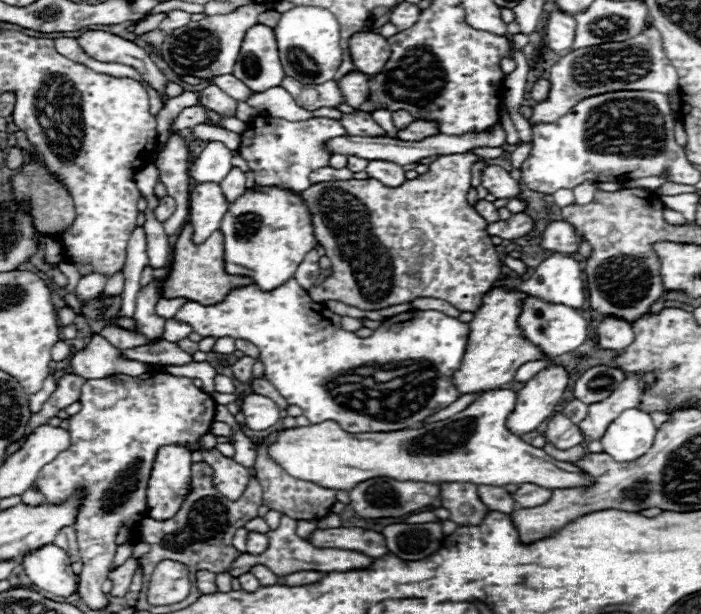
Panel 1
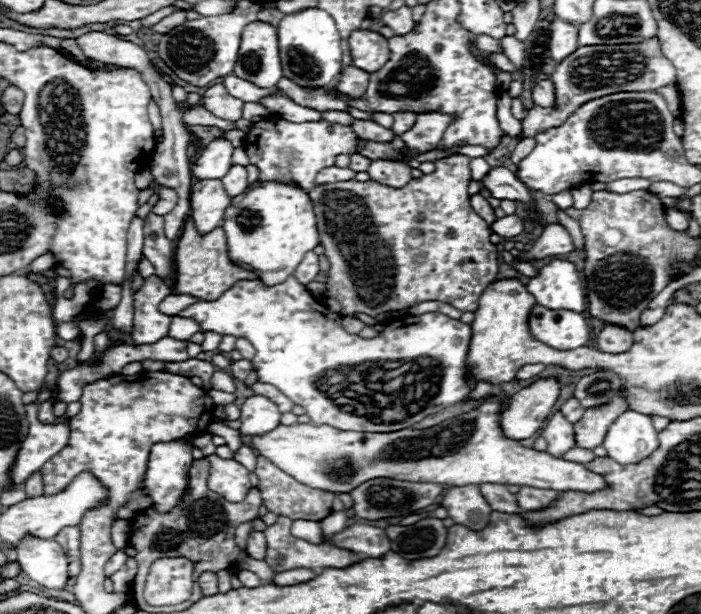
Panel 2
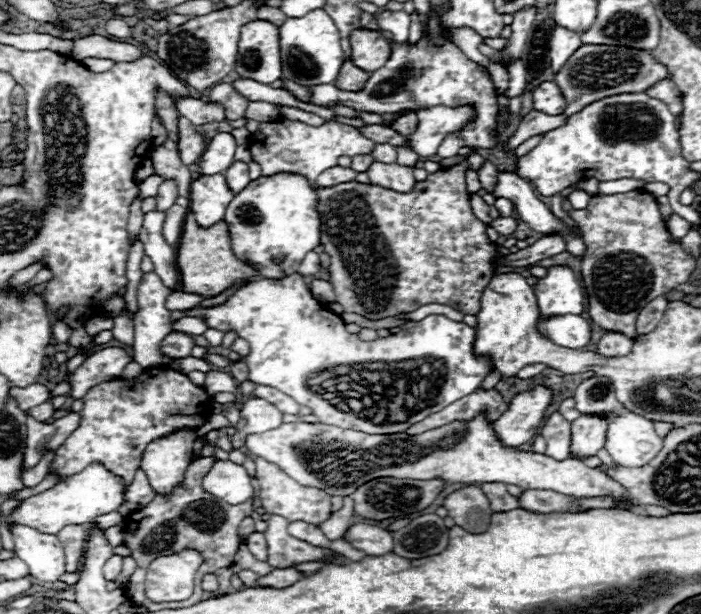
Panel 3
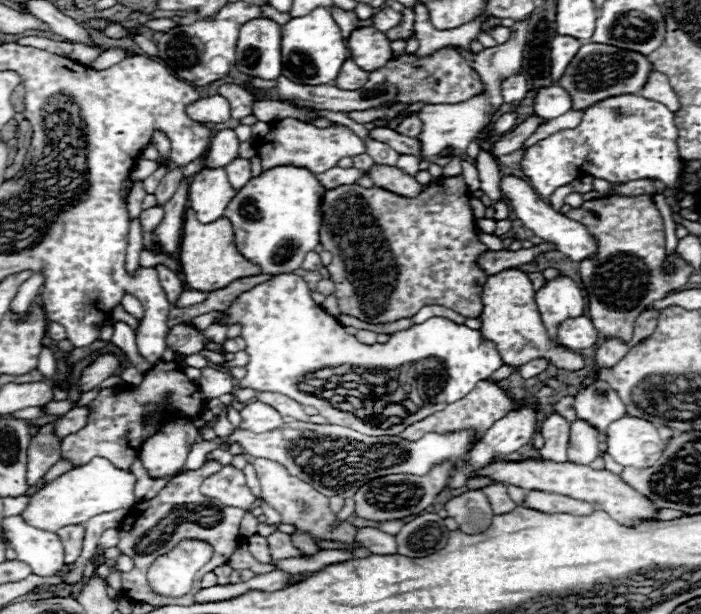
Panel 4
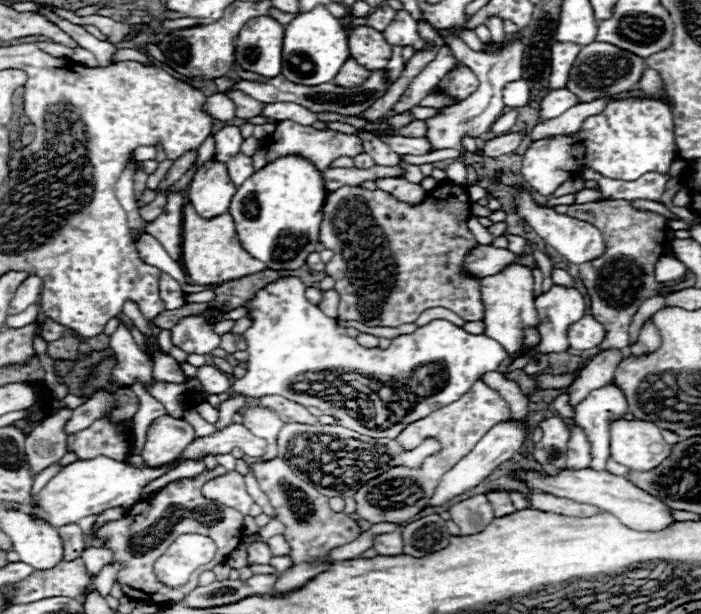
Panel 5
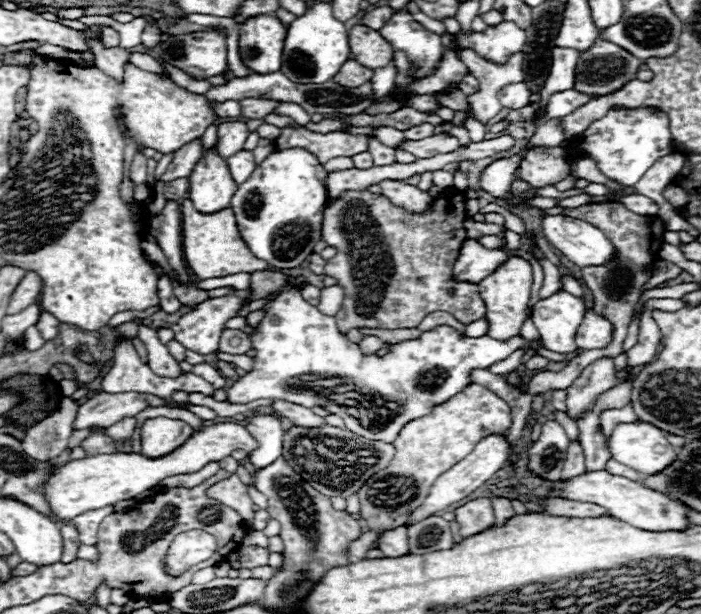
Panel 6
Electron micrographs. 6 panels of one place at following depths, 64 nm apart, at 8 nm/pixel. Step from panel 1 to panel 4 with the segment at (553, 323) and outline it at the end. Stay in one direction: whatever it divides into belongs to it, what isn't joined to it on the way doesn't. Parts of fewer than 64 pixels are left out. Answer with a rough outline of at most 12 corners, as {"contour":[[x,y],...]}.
{"contour":[[588,316],[566,320],[560,326],[562,346],[590,348],[598,330]]}

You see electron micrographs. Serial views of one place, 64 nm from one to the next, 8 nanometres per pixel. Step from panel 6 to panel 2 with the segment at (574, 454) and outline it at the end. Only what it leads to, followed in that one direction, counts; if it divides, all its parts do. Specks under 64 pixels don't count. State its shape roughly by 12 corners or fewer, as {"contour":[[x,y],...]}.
{"contour":[[618,394],[574,424],[576,446],[594,450],[628,406]]}

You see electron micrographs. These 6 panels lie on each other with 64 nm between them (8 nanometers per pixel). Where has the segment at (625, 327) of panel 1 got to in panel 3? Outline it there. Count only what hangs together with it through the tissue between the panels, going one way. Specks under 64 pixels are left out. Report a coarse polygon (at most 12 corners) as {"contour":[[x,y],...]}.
{"contour":[[606,332],[598,342],[598,354],[624,356],[634,340],[618,332]]}

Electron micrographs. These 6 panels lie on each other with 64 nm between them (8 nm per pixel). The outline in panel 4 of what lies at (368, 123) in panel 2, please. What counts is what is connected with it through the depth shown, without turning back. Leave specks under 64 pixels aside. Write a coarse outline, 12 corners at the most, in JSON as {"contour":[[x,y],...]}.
{"contour":[[390,128],[370,132],[378,142],[388,144],[398,154],[420,156],[422,142],[402,136]]}

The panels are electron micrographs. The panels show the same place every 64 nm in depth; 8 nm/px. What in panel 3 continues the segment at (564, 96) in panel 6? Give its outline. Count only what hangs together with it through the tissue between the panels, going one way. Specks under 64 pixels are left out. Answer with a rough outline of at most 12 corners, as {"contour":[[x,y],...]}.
{"contour":[[554,82],[534,90],[534,108],[562,114],[566,98]]}

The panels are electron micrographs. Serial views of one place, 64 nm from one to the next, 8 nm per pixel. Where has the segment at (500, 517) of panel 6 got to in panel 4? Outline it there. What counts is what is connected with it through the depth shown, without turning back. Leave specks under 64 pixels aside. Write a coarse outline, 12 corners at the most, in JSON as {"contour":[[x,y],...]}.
{"contour":[[504,484],[486,486],[484,494],[494,514],[516,508]]}

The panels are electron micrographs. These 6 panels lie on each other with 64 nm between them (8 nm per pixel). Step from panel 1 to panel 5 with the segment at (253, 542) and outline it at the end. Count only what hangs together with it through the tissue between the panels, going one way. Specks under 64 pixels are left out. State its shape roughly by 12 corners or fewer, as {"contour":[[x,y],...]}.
{"contour":[[264,542],[248,548],[250,564],[268,564],[272,552]]}

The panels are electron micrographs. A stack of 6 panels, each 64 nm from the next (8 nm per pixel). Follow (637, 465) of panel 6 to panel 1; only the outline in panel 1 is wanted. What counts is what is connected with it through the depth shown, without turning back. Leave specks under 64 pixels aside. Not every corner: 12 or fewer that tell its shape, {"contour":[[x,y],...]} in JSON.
{"contour":[[624,410],[600,438],[616,462],[632,462],[654,442],[648,412]]}

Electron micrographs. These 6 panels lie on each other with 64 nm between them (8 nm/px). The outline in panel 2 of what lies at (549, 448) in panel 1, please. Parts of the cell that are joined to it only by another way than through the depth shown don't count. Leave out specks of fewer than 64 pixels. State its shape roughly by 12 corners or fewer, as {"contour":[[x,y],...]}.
{"contour":[[573,447],[564,460],[589,463],[595,454],[583,448]]}

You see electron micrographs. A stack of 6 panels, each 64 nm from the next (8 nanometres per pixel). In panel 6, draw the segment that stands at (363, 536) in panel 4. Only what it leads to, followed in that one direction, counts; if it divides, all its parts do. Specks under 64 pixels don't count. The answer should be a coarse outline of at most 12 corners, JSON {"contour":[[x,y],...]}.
{"contour":[[400,526],[380,540],[380,550],[388,558],[408,554],[408,534]]}

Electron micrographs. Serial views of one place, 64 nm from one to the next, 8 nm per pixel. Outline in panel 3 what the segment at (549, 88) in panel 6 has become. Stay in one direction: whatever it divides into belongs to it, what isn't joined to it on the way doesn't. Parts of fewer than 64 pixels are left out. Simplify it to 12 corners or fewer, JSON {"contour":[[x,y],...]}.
{"contour":[[556,26],[550,38],[554,74],[580,48],[580,34]]}

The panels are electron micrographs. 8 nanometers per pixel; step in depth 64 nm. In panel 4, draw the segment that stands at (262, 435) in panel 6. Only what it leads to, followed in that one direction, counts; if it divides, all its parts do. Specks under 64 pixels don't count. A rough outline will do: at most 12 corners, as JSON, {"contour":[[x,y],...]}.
{"contour":[[262,402],[242,410],[242,428],[254,434],[284,424],[280,412]]}

